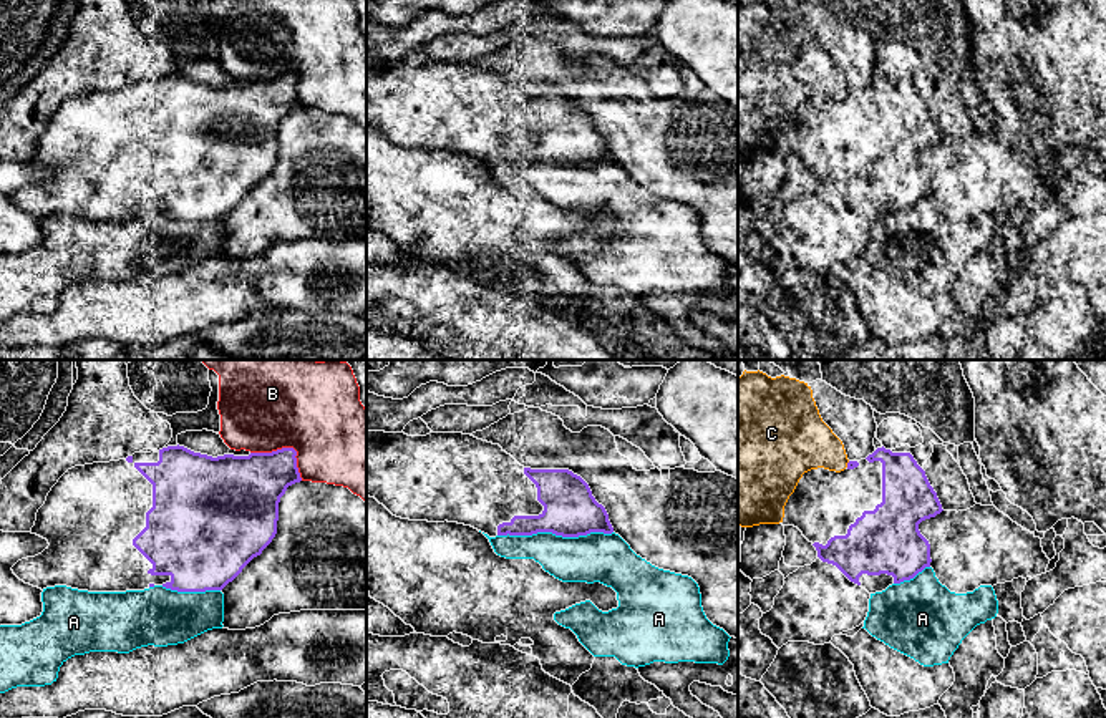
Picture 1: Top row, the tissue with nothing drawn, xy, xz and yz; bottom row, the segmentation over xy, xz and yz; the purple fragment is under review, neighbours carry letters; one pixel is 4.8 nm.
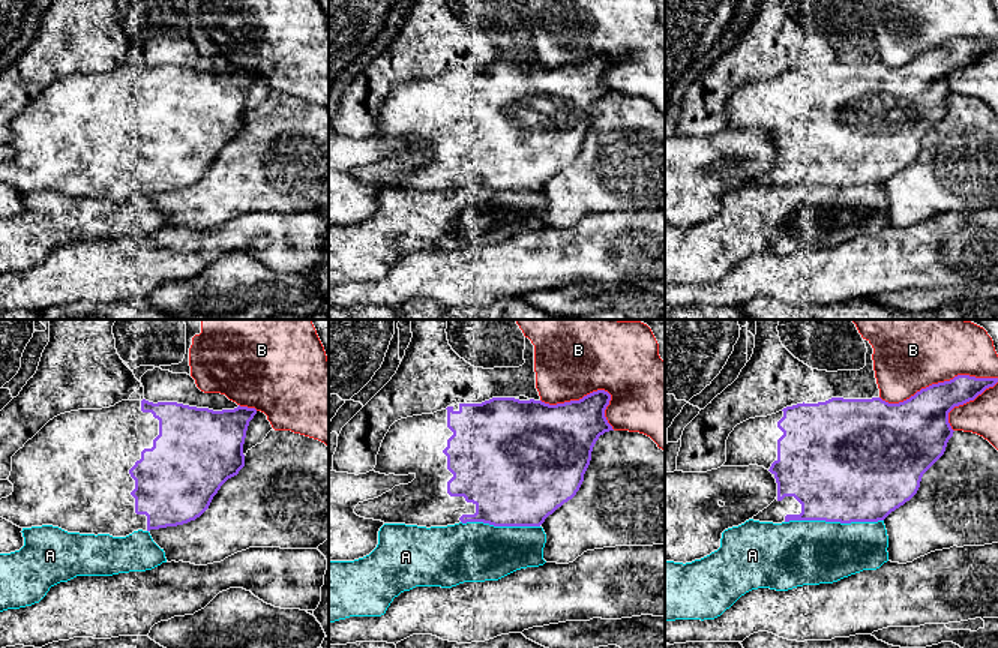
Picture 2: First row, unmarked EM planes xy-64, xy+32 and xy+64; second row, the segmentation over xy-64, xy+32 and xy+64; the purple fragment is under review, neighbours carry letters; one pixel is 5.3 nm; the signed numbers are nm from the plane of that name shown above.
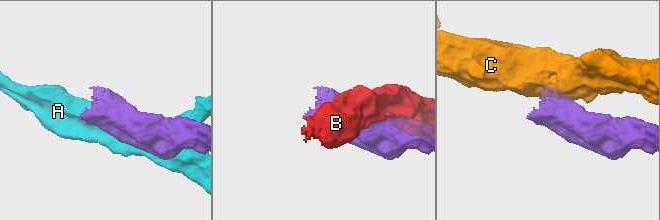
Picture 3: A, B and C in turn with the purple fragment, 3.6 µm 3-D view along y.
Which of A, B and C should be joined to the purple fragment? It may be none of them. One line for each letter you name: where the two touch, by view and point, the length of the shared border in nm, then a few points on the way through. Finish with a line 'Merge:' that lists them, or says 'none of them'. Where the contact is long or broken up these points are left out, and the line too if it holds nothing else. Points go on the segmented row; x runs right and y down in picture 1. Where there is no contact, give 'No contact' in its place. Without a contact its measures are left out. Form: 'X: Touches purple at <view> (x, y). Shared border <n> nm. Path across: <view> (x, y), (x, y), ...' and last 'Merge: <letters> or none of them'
Merge: none of them

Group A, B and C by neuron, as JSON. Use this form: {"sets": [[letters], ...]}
{"sets": [["A"], ["B"], ["C"]]}

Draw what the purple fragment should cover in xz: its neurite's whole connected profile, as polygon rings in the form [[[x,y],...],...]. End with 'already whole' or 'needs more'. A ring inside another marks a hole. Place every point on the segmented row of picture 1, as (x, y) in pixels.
[[[366,431],[366,496],[396,517],[458,522],[489,537],[614,532],[605,507],[595,501],[580,476],[569,469],[524,468],[499,444],[463,433],[408,436],[403,431]]]; needs more

